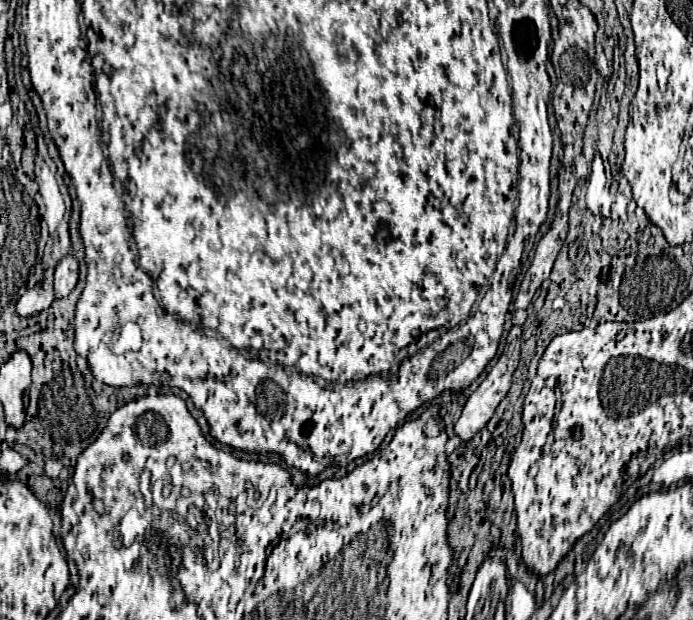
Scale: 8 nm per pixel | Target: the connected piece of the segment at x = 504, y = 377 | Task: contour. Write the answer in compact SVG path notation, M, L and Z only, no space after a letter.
M513 326L508 333L508 345L504 349L504 353L500 355L498 363L492 367L492 371L486 375L486 379L478 385L478 389L468 397L460 419L454 423L454 433L460 437L460 443L468 443L476 433L480 433L486 423L490 421L490 417L494 415L498 403L504 399L504 395L508 393L510 385L512 385L512 373L516 371L520 360L520 346L522 341L522 329L519 326Z

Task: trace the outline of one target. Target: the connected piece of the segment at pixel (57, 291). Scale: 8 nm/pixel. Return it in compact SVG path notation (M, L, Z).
M64 257L54 273L54 295L56 299L62 299L70 295L70 291L78 283L78 261L74 257Z

